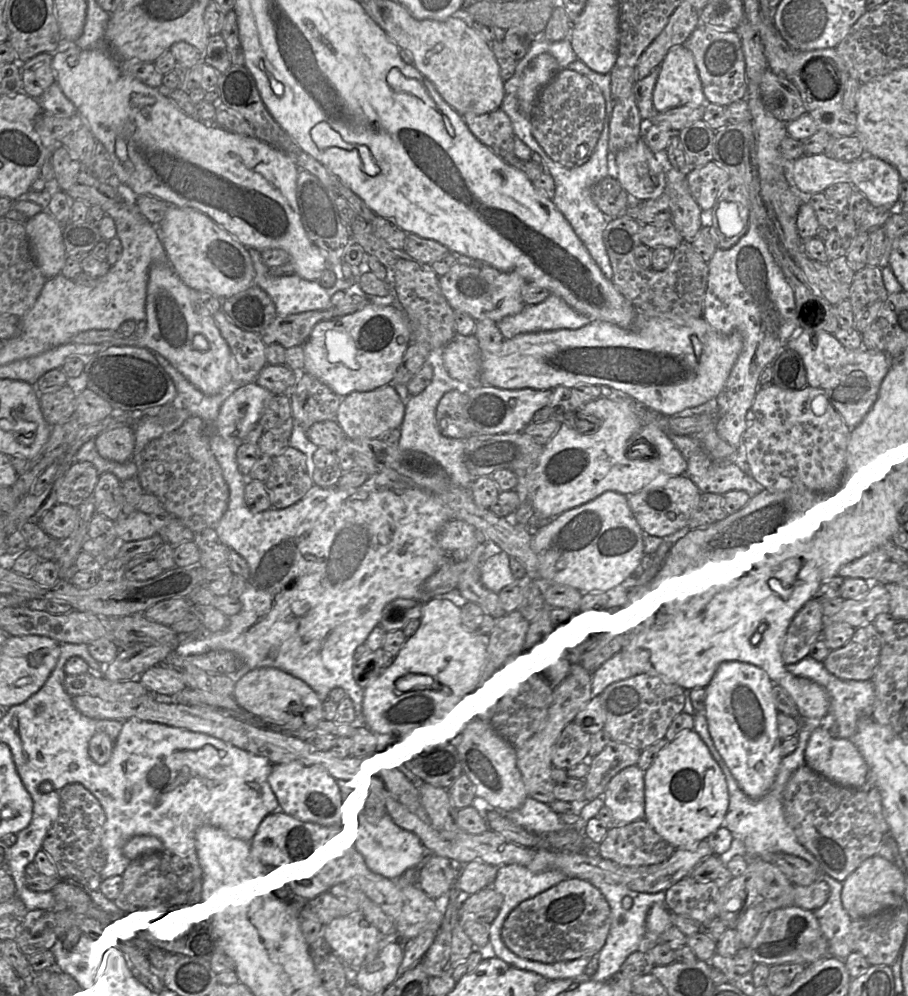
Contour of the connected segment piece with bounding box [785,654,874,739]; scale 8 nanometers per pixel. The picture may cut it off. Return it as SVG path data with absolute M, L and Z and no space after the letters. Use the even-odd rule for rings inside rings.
M808 654L800 661L785 664L786 669L797 677L808 678L822 686L830 696L830 710L828 713L834 716L835 722L830 733L839 738L851 739L858 728L860 719L864 716L871 716L874 703L874 687L871 680L855 681L843 680L831 674L819 660Z

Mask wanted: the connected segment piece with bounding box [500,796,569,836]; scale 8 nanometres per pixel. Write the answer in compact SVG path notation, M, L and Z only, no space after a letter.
M524 797L521 805L510 811L500 811L517 825L539 835L547 836L565 830L566 826L547 803Z

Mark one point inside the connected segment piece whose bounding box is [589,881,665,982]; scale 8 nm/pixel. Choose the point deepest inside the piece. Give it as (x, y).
(627, 933)

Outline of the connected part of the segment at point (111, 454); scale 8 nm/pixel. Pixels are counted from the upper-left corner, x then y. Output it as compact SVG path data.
M121 426L106 430L95 438L98 453L104 459L124 463L132 459L135 447L133 427Z

